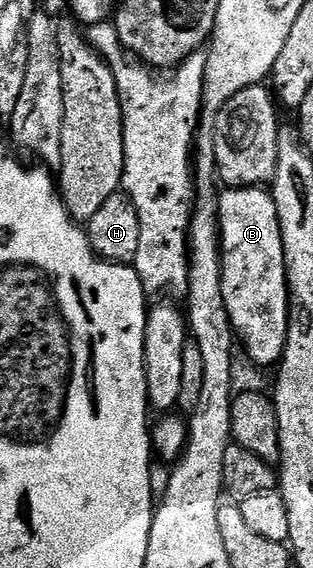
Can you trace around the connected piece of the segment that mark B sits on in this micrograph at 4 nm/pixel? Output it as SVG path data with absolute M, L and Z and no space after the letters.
M261 186L222 191L217 213L221 219L223 302L227 302L236 339L245 343L245 352L255 363L280 365L289 330L289 283L273 193Z

